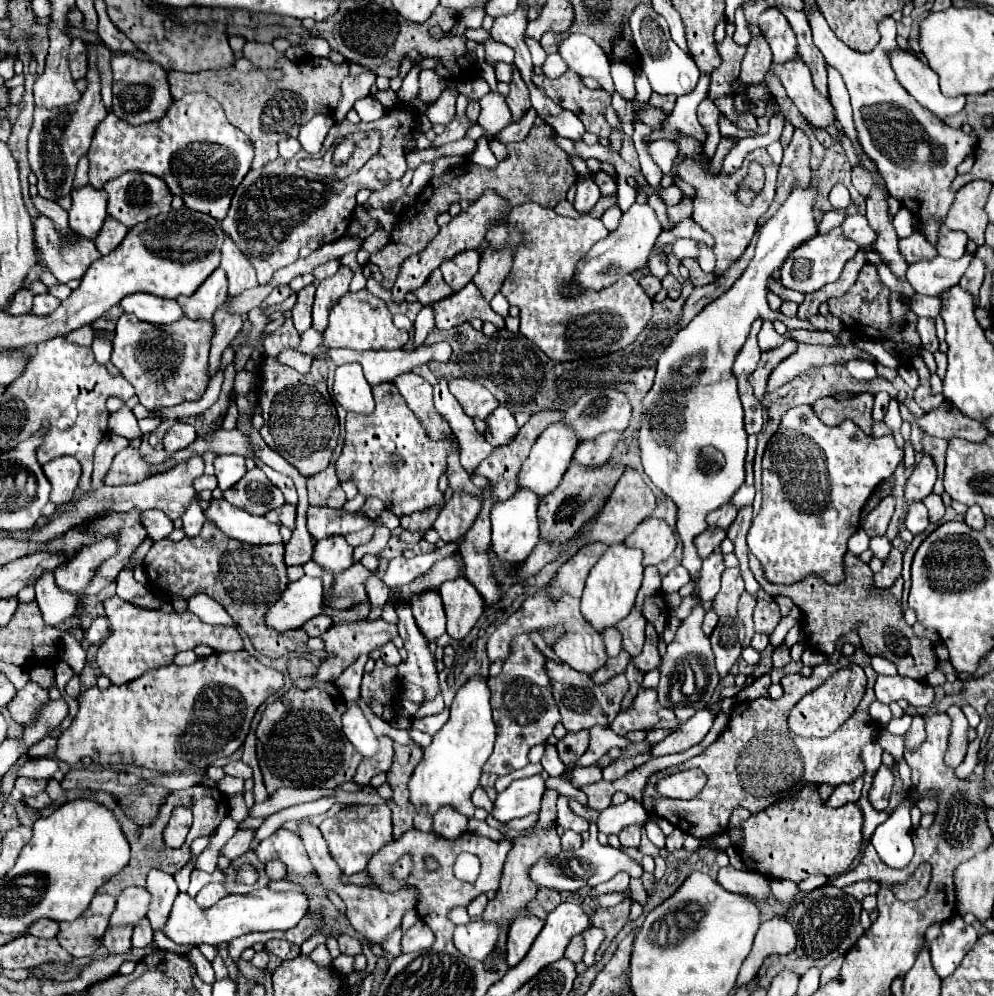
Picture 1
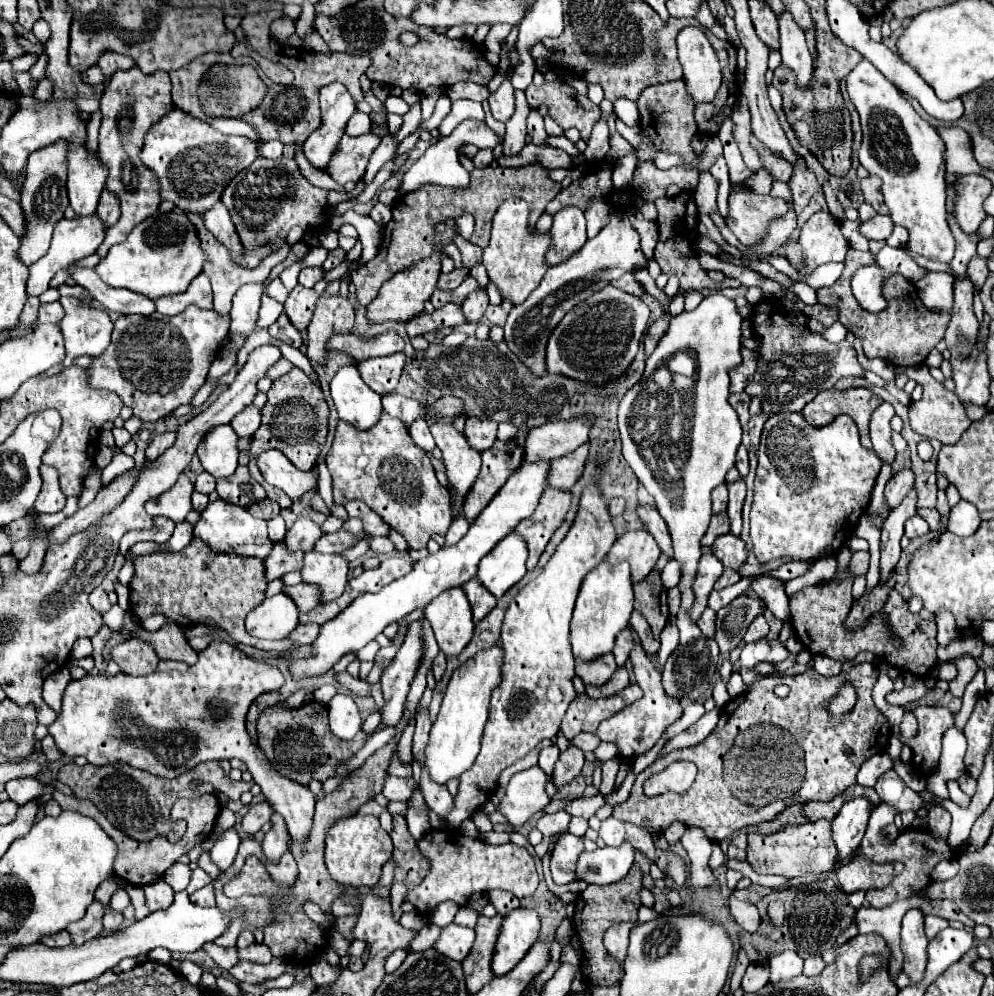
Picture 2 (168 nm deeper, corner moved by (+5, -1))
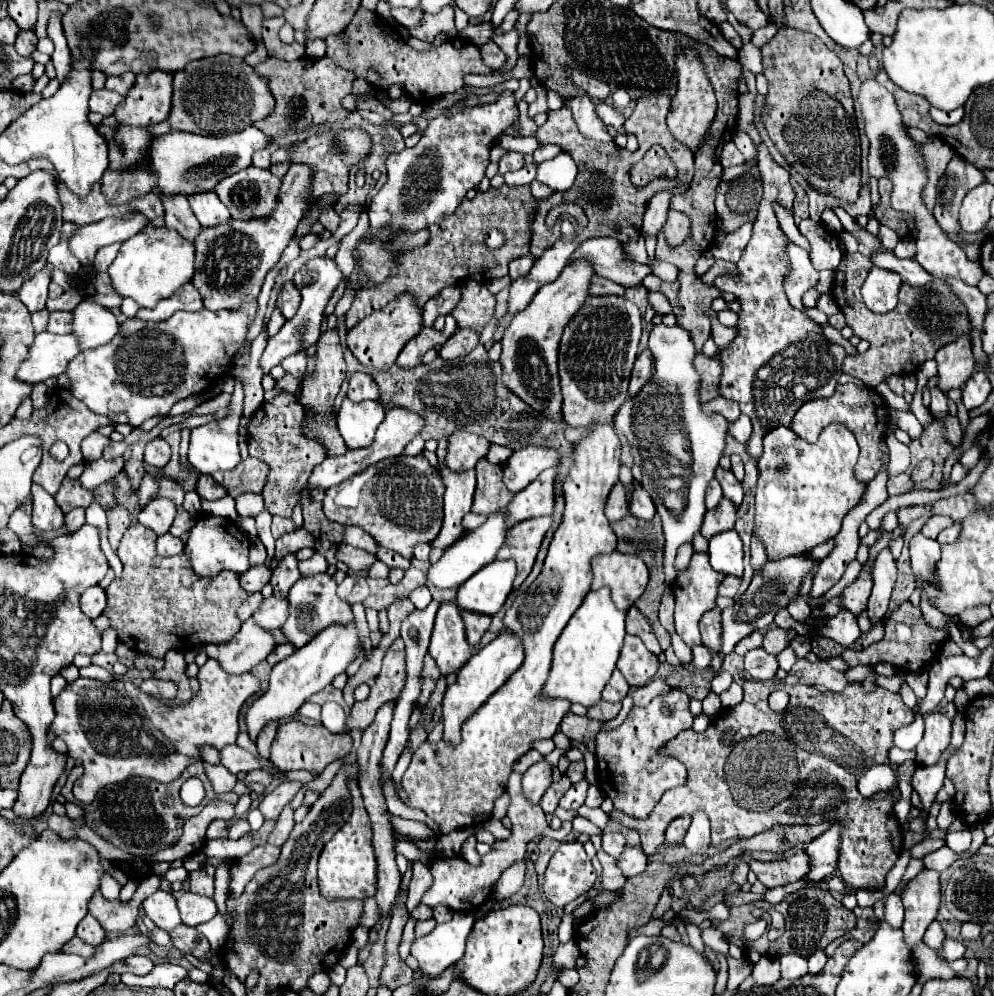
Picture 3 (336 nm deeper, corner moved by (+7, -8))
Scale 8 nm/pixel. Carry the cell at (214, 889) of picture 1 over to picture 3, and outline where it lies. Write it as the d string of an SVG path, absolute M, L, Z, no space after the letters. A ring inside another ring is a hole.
M183 890L177 898L177 906L181 912L181 920L187 926L197 926L217 916L217 904L211 896L193 894L191 890Z

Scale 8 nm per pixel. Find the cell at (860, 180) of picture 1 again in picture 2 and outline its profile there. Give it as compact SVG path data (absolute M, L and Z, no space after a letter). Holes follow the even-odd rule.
M871 175L871 177L867 177L867 179L861 179L861 191L863 191L863 195L865 195L865 201L871 203L877 213L889 215L889 209L887 209L887 205L883 203L881 179L879 179L879 177Z

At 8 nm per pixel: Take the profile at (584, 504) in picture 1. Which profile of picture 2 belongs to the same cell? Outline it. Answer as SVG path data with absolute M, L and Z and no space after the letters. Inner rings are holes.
M545 489L539 497L539 505L533 511L531 517L523 519L515 533L527 543L529 559L527 559L527 571L533 571L545 545L549 543L555 529L563 523L571 503L571 493Z

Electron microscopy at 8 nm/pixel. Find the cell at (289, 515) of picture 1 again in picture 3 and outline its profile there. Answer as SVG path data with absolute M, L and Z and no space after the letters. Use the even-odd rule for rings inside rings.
M243 494L237 498L237 512L239 516L259 516L261 512L265 512L265 502L261 496L257 494Z

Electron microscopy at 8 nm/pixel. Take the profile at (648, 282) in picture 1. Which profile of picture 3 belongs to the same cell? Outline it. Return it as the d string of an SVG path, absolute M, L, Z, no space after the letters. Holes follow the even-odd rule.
M595 276L593 282L591 282L591 296L609 296L609 294L615 294L615 296L625 296L625 288L607 280L607 278L601 278L601 276Z

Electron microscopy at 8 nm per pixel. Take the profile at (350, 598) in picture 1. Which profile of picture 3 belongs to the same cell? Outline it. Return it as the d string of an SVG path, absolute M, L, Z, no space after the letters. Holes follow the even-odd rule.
M271 596L271 598L265 598L261 608L253 614L253 620L271 630L271 634L275 638L275 643L283 644L287 642L286 637L279 628L285 624L285 618L289 616L289 604L287 604L287 598L277 598L277 596Z

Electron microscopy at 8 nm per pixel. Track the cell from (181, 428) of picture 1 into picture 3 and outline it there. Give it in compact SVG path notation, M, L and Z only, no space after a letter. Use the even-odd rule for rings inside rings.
M155 438L155 440L151 440L147 444L147 448L145 448L145 464L163 468L163 466L167 466L169 458L171 458L171 450L169 450L169 444L163 438Z

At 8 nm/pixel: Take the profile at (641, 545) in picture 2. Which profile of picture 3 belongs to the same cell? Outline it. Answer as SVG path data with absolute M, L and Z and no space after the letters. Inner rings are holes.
M619 550L601 554L591 560L593 584L591 588L611 588L611 598L617 608L627 610L643 594L649 582L649 568L637 554L623 554Z

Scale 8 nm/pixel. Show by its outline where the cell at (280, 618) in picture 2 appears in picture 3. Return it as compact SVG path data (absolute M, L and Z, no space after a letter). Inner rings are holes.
M253 618L245 620L241 624L241 630L237 636L227 644L205 644L203 652L209 658L219 660L219 664L231 672L241 674L249 672L253 666L257 666L261 660L269 656L275 648L275 638L267 628L257 626Z

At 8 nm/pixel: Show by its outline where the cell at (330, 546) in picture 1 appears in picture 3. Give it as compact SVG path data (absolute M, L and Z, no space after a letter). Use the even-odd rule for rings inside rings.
M327 572L317 574L317 576L299 578L289 590L289 608L291 608L291 614L281 630L285 632L289 642L295 644L297 648L301 648L305 642L309 642L315 634L319 634L323 628L331 624L353 620L351 606L345 604L345 600L337 596L337 582Z

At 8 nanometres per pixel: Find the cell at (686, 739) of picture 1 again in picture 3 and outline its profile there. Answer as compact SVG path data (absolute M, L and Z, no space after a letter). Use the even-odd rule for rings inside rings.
M709 692L709 696L703 700L703 712L713 718L713 716L717 716L721 710L723 710L723 708L721 708L719 696L715 696L713 692Z

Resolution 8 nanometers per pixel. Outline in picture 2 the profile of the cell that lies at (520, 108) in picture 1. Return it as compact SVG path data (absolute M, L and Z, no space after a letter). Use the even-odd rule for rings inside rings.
M515 91L515 99L517 99L517 109L515 109L515 115L507 121L507 133L505 133L505 139L503 139L503 155L507 155L507 157L517 155L527 141L525 121L527 121L531 107L527 105L525 93Z

